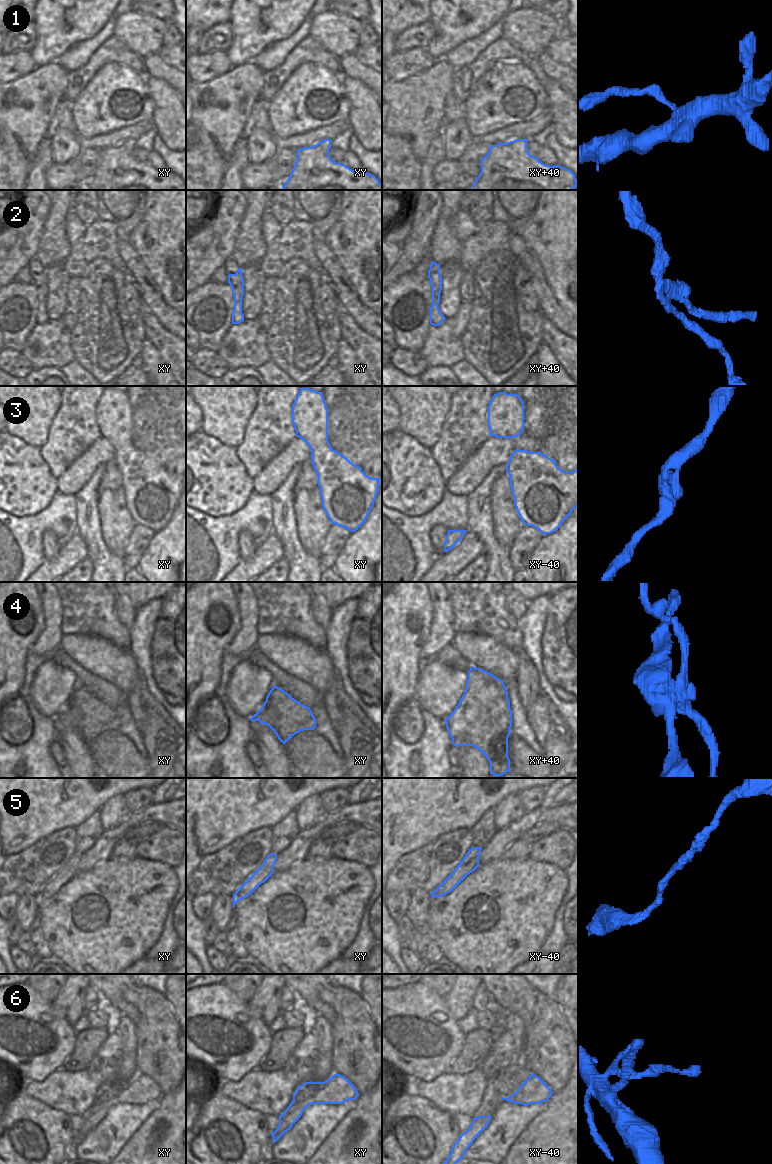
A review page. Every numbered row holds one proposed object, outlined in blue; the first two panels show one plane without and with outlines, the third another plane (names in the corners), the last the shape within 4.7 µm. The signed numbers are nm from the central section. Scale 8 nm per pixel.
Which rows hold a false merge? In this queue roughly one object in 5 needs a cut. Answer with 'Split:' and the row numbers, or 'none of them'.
Split: 2, 4

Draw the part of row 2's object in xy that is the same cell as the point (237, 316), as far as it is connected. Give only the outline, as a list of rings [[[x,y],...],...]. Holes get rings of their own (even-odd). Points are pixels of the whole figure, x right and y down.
[[[235,286],[232,288],[232,295],[234,297],[234,309],[232,311],[232,324],[239,324],[244,321],[242,313],[242,297],[244,295],[244,288]]]

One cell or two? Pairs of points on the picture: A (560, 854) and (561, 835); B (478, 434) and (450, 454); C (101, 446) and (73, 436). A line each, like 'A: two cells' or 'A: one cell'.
A: one cell
B: one cell
C: two cells

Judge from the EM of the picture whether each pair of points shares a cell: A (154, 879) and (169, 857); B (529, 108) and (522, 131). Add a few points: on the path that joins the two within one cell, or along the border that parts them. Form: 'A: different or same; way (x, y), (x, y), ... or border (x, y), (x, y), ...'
A: different; border (141, 858), (163, 862), (172, 869)
B: different; border (546, 111), (531, 120), (516, 122), (502, 128)

